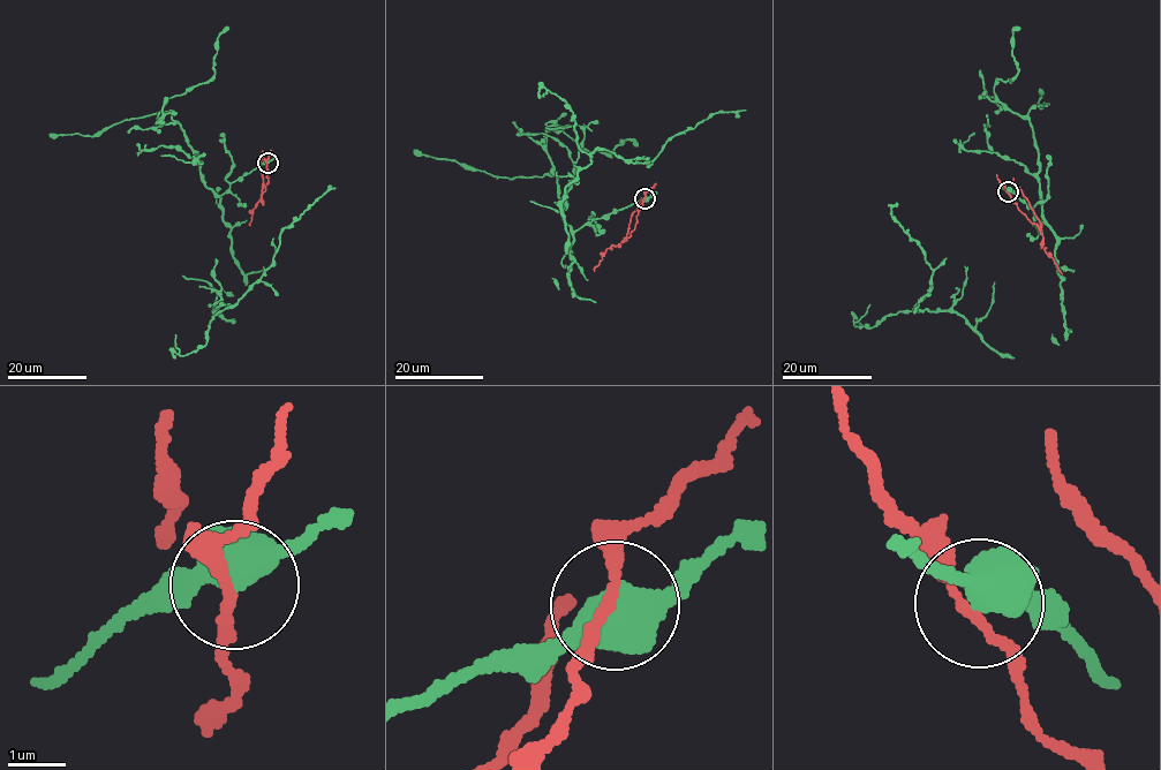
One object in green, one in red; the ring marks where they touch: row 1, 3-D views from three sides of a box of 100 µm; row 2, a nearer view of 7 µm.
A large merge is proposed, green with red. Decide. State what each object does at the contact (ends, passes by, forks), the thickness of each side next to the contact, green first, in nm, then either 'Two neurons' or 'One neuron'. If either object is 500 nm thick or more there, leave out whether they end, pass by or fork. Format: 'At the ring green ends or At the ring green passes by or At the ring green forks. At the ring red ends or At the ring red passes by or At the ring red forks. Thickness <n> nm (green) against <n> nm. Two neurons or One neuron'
At the ring green forks. At the ring red passes by. Thickness 480 nm (green) against 160 nm. Two neurons

